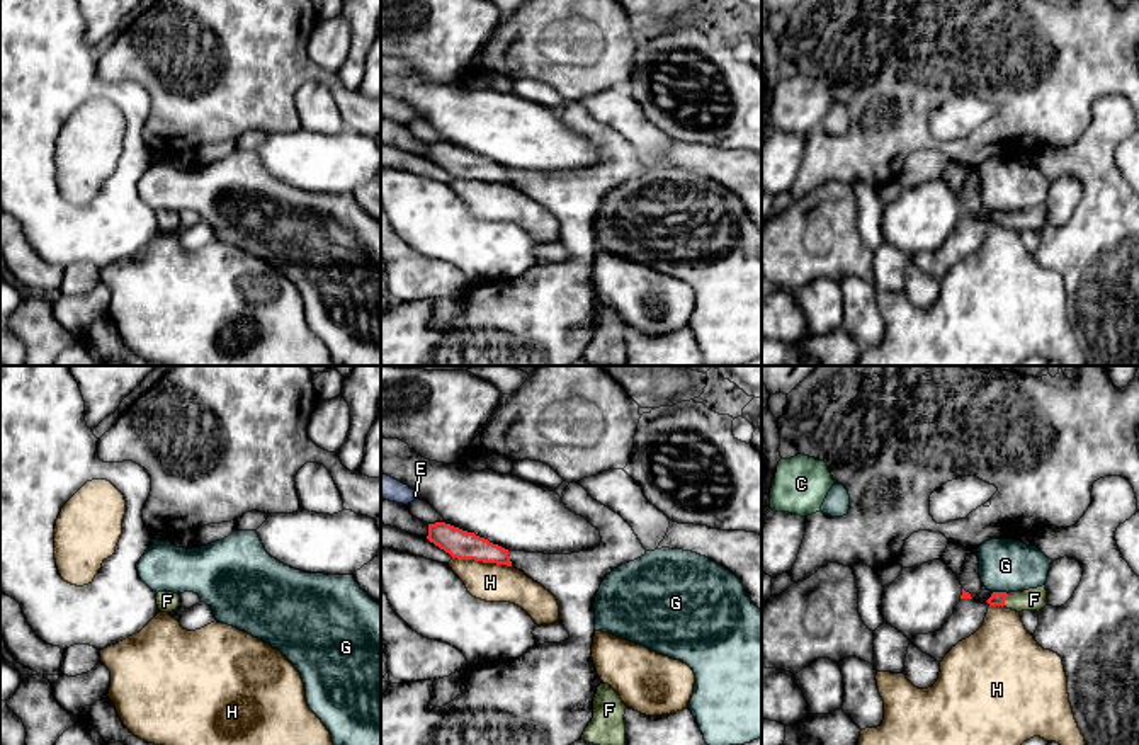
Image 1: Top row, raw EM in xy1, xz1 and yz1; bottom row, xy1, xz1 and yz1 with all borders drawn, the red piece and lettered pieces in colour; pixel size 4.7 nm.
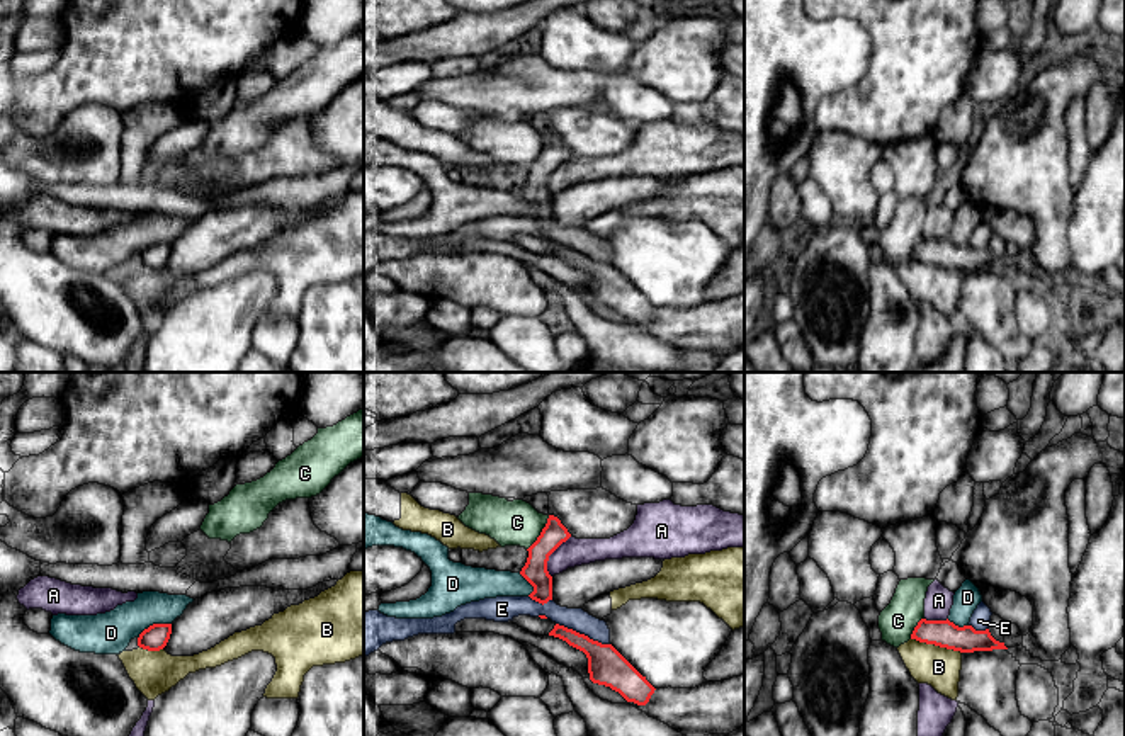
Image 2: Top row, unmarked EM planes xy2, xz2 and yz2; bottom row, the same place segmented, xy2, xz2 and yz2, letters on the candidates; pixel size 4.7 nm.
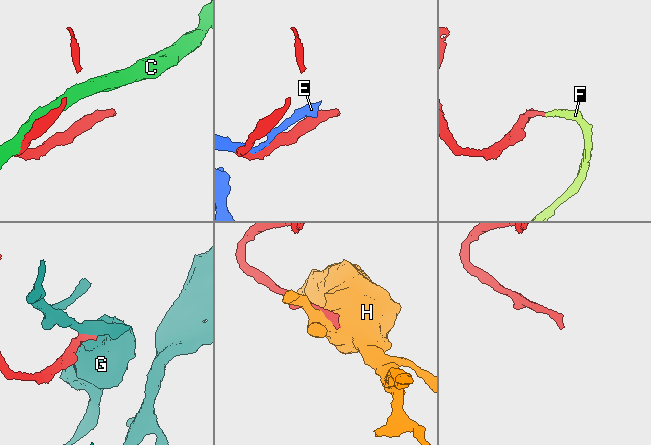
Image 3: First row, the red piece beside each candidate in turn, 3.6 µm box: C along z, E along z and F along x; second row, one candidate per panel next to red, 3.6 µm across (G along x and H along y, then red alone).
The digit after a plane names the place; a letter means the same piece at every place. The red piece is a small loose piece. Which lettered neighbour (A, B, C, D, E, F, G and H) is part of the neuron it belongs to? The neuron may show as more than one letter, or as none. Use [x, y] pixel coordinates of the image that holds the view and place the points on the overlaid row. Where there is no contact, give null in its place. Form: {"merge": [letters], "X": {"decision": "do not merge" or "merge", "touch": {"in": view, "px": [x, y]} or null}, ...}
{"merge": ["F"], "A": {"decision": "do not merge", "touch": {"in": "xz2", "px": [549, 554]}}, "B": {"decision": "do not merge", "touch": {"in": "yz2", "px": [937, 645]}}, "C": {"decision": "do not merge", "touch": {"in": "xz2", "px": [541, 532]}}, "D": {"decision": "do not merge", "touch": {"in": "xy2", "px": [153, 624]}}, "E": {"decision": "do not merge", "touch": {"in": "xz2", "px": [583, 634]}}, "F": {"decision": "merge", "touch": {"in": "yz1", "px": [1005, 599]}}, "G": {"decision": "do not merge", "touch": {"in": "yz1", "px": [1000, 592]}}, "H": {"decision": "do not merge", "touch": {"in": "xz1", "px": [481, 560]}}}

